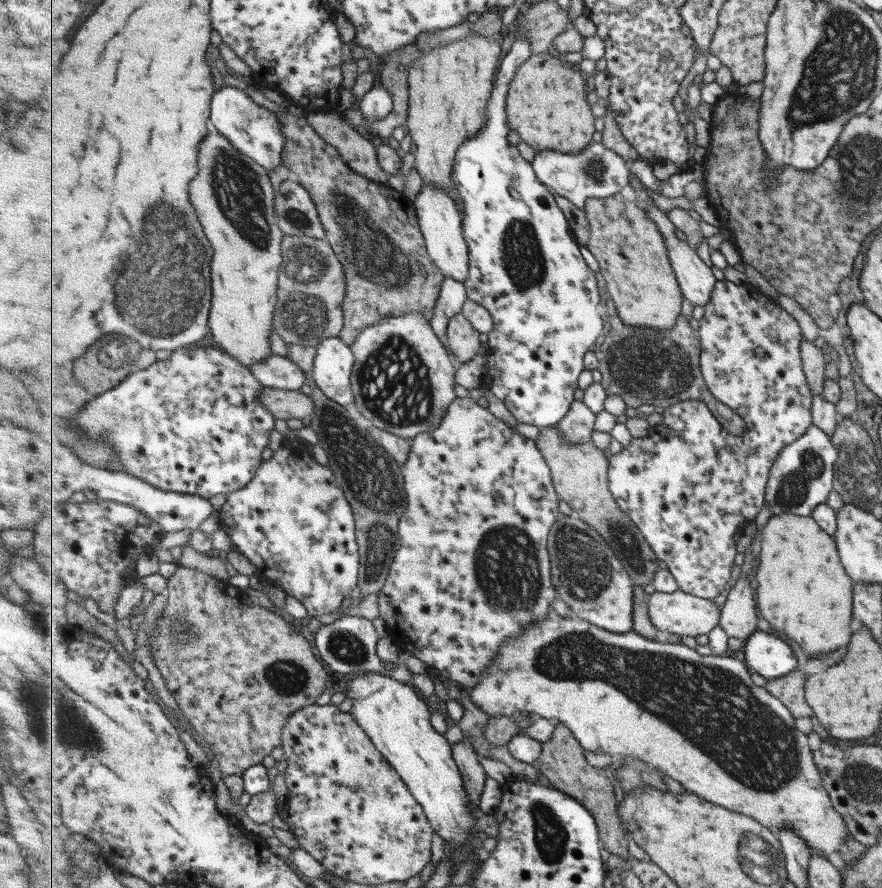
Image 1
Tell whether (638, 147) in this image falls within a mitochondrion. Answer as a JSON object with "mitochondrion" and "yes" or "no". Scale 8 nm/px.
{"mitochondrion":"no"}

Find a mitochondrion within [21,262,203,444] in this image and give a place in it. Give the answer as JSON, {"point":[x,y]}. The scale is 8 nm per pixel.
{"point":[118,353]}

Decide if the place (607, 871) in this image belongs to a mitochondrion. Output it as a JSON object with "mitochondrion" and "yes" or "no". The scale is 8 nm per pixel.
{"mitochondrion":"no"}

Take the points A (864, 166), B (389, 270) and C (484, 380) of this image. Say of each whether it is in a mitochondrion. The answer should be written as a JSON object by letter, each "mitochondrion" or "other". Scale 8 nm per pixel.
{"A":"mitochondrion","B":"mitochondrion","C":"other"}

